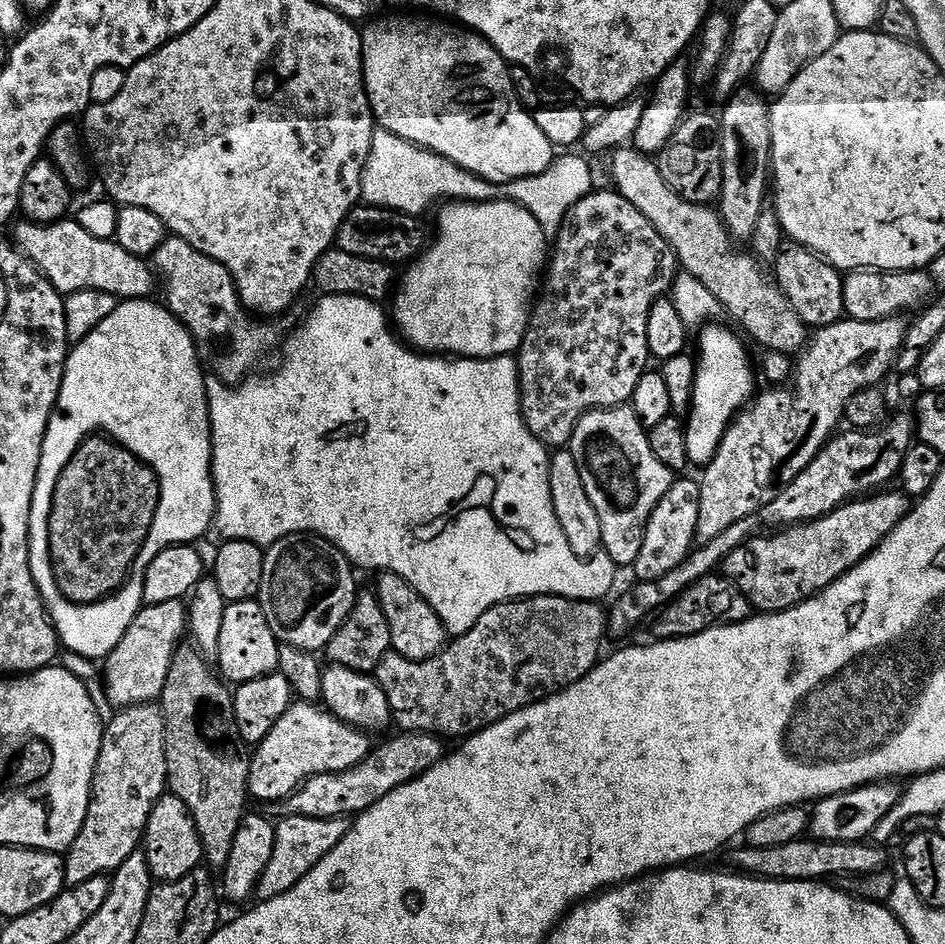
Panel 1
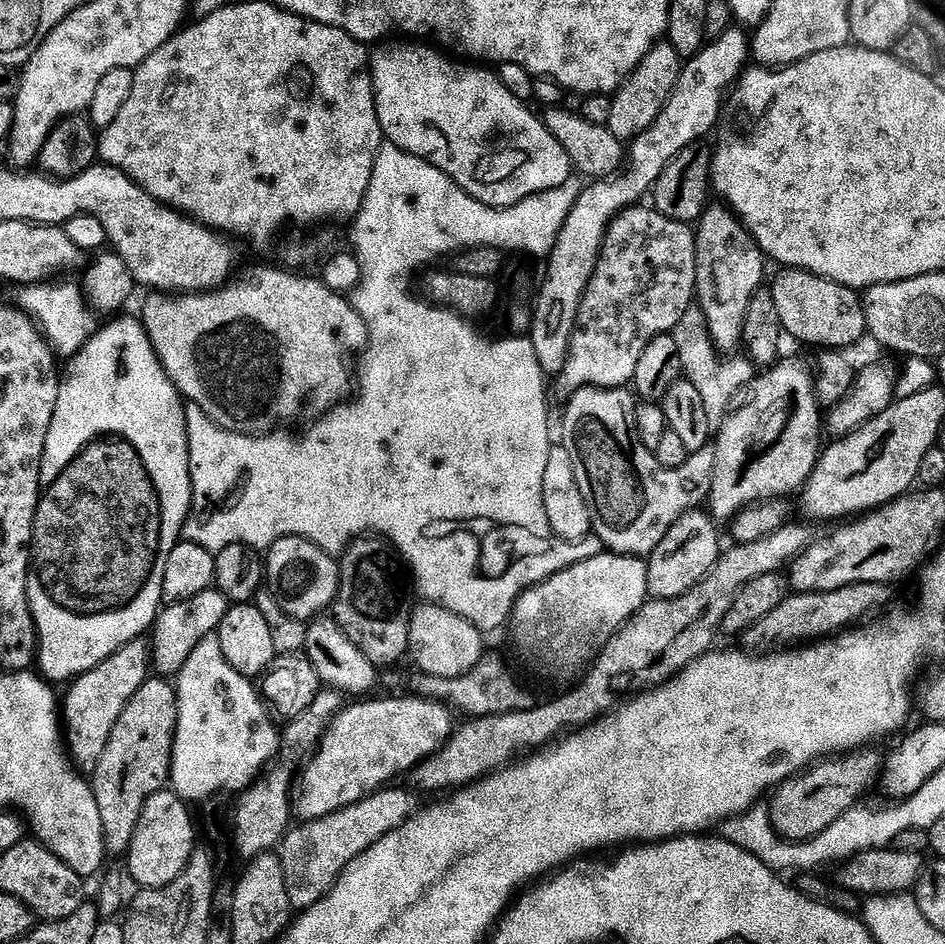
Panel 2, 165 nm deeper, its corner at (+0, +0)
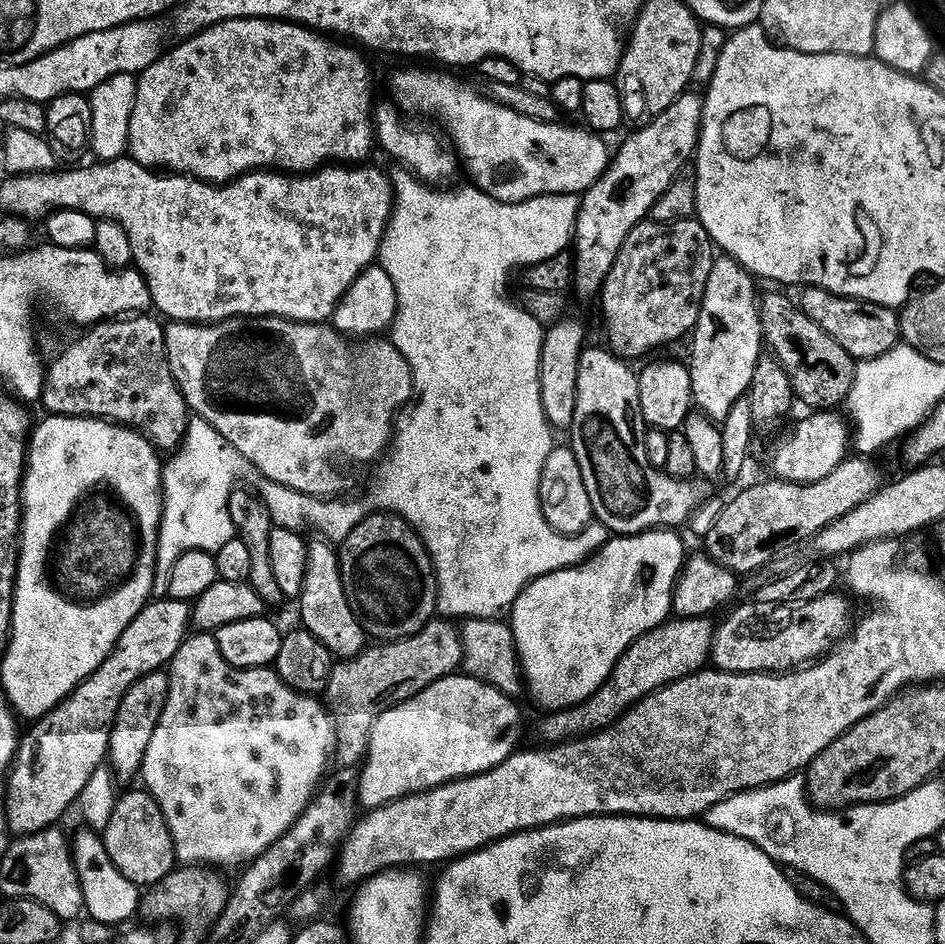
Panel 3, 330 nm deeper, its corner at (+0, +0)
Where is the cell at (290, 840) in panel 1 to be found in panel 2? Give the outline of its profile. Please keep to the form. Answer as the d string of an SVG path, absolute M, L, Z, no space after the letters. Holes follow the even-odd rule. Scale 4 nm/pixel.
M385 787L334 814L301 823L301 828L293 827L285 835L282 859L292 893L293 909L303 910L318 903L336 885L336 880L346 870L346 866L354 862L354 858L370 850L370 846L386 838L386 834L402 827L410 819L414 812L412 796L396 787Z

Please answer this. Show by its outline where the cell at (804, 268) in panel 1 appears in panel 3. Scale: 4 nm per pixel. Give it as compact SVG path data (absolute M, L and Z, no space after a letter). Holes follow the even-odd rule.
M804 288L802 294L804 297L799 297L798 303L804 313L857 362L878 358L901 343L900 317L893 309L851 300L848 296L835 296L821 288Z

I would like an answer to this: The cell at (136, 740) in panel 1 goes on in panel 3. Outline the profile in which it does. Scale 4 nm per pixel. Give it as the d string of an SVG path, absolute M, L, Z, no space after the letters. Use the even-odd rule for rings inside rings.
M161 670L143 676L132 688L125 693L120 701L119 712L116 715L114 727L109 738L107 759L110 768L117 777L132 780L141 775L146 746L158 726L168 701L168 682L170 676L167 671Z

